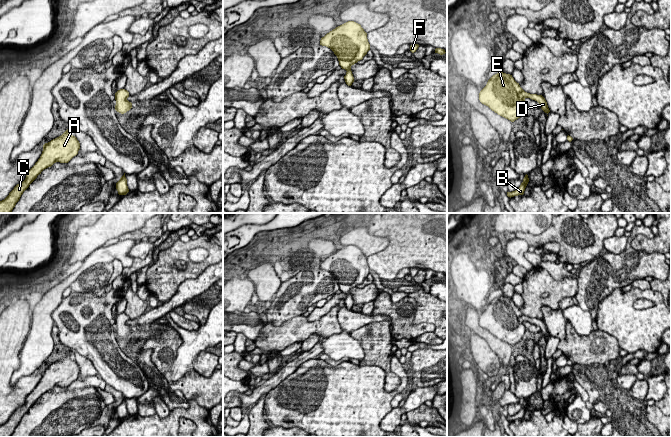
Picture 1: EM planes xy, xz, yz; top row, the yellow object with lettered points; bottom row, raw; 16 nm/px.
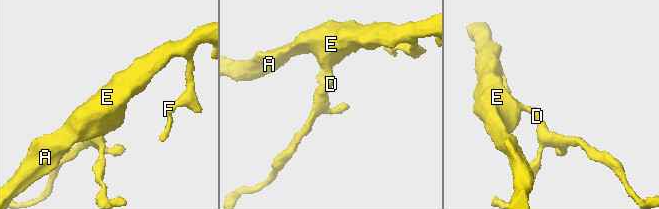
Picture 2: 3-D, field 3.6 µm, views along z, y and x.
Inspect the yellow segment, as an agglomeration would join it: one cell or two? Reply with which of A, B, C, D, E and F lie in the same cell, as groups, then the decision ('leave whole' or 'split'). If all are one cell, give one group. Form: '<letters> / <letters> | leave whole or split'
A B C D E F | leave whole

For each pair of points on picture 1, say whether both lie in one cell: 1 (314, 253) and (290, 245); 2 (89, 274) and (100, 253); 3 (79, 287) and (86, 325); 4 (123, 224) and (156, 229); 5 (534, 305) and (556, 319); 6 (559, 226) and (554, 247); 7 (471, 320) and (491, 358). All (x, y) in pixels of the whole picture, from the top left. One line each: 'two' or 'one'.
1: one
2: two
3: two
4: two
5: two
6: two
7: two

